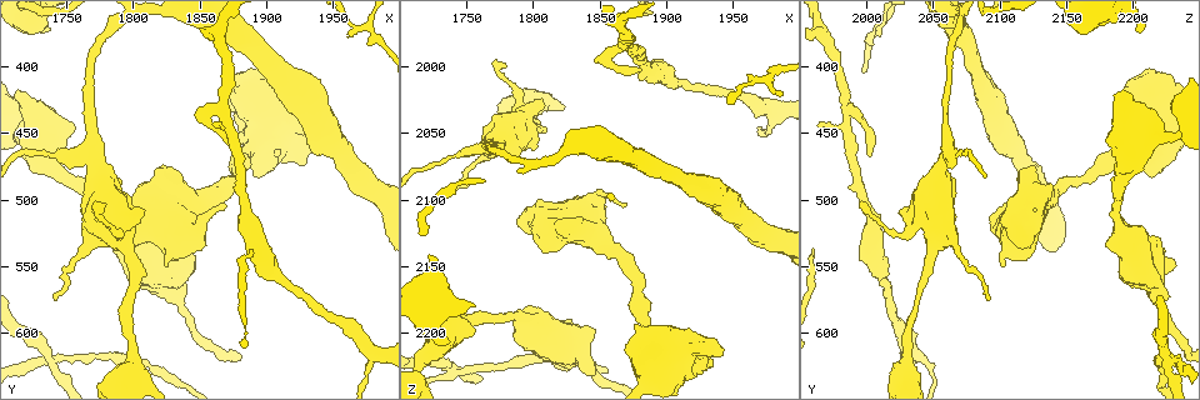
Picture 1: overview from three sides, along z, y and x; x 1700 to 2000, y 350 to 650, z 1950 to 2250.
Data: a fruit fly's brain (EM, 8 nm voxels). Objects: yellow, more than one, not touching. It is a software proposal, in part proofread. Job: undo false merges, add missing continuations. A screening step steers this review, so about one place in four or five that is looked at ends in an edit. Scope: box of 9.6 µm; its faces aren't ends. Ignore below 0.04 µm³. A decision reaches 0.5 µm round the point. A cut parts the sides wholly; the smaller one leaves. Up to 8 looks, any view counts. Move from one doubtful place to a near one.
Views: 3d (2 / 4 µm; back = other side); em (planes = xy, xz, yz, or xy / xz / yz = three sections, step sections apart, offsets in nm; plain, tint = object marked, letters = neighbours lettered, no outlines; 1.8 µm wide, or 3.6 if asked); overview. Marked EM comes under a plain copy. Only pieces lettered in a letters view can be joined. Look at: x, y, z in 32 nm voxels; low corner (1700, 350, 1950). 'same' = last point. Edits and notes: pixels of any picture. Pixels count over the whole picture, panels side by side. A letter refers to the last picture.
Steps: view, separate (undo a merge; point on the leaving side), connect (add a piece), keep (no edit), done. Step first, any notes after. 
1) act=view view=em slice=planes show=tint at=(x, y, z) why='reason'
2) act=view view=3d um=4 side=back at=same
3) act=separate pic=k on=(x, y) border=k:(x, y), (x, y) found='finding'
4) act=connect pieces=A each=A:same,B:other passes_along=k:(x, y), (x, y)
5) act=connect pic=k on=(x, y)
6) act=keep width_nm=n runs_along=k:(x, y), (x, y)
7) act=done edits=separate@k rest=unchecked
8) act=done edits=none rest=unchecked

act=view view=em slice=planes show=letters at=(1826, 552, 2100) why='branch stops here'

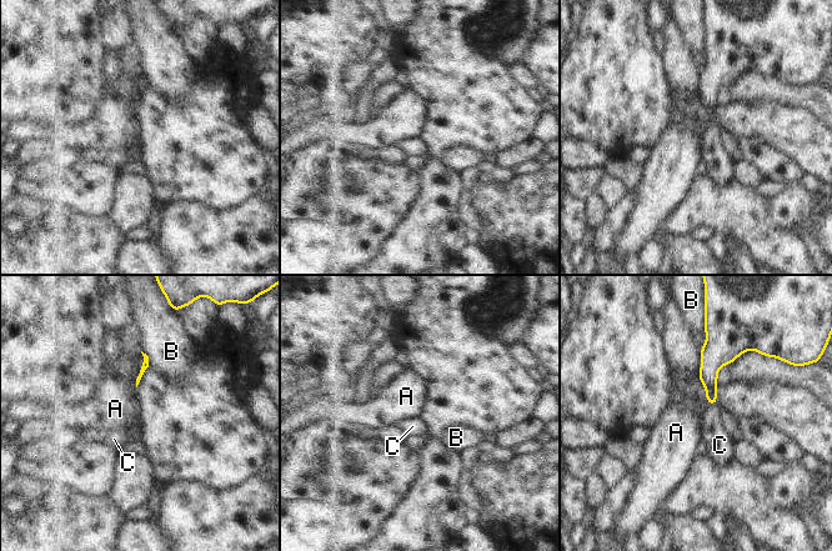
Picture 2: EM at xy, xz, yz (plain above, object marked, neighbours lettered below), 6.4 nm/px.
act=connect pieces=C longest_contact=A:240nm each=A:other,B:other,C:same passes_along=2:(710, 366), (712, 404), (718, 441) found='the neuron continues'

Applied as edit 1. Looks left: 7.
act=view view=em slice=planes show=letters at=(1736, 374, 2206) why='thick end'

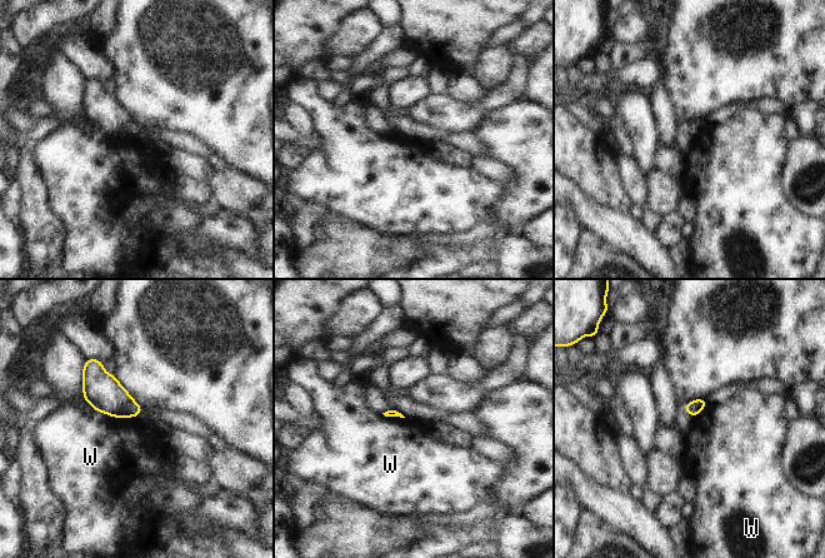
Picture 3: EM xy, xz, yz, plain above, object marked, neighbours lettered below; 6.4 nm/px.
act=keep each=W:other border=3:(85, 359), (83, 397), (136, 417) found='none of them fits'

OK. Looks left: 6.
act=view view=em um=3.6 slice=xz step=16 show=tint at=(1892, 482, 2214) why='branch stops here'

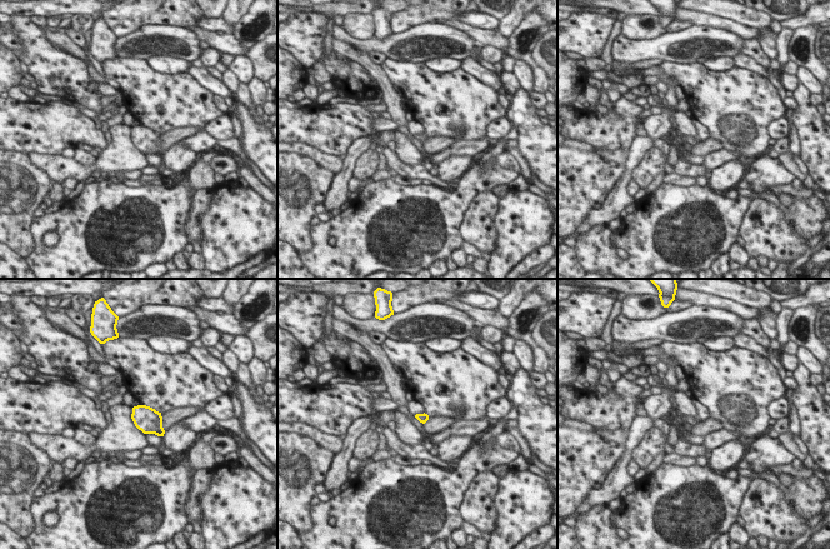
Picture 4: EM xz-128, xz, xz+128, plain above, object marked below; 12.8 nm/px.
act=view view=em um=3.6 slice=planes show=letters at=same

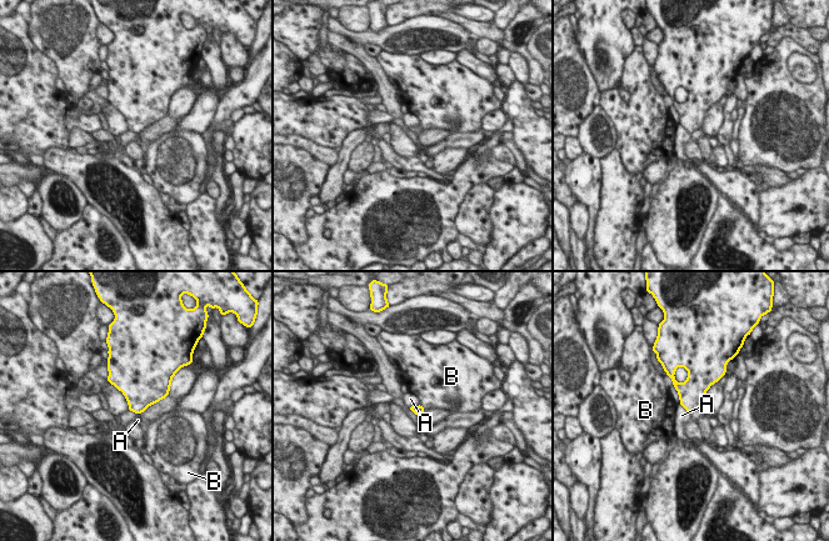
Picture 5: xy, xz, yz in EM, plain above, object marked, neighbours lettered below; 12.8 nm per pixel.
act=keep each=A:other,B:other border=5:(678, 402), (690, 414) found='none of them fits'

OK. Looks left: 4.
act=done edits=connect@2 rest=unchecked

